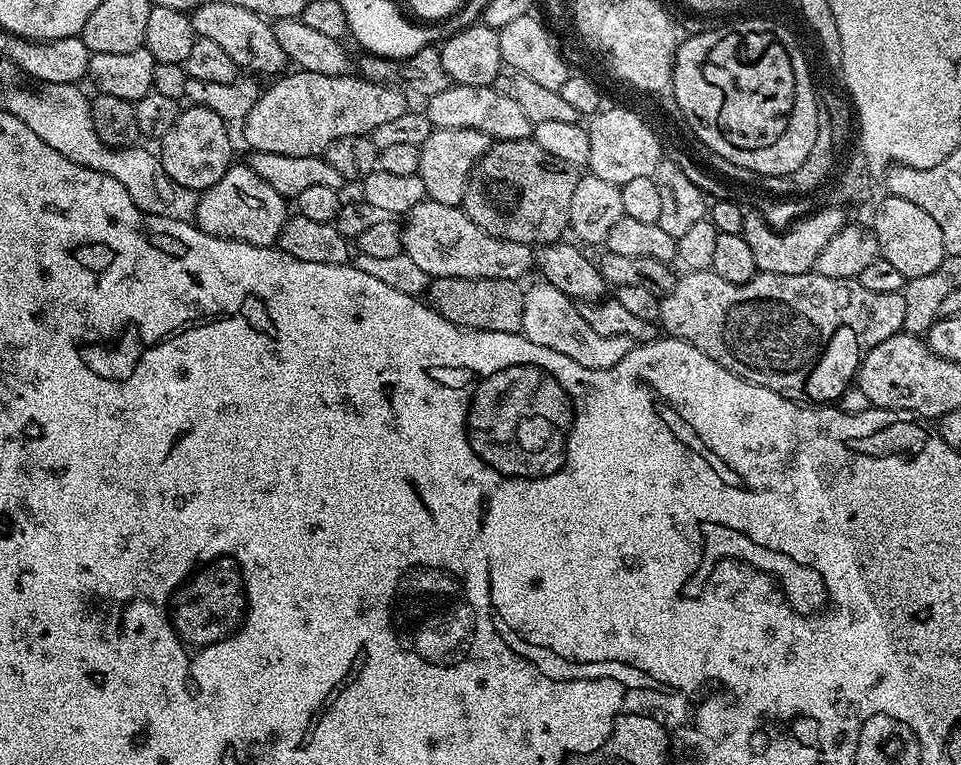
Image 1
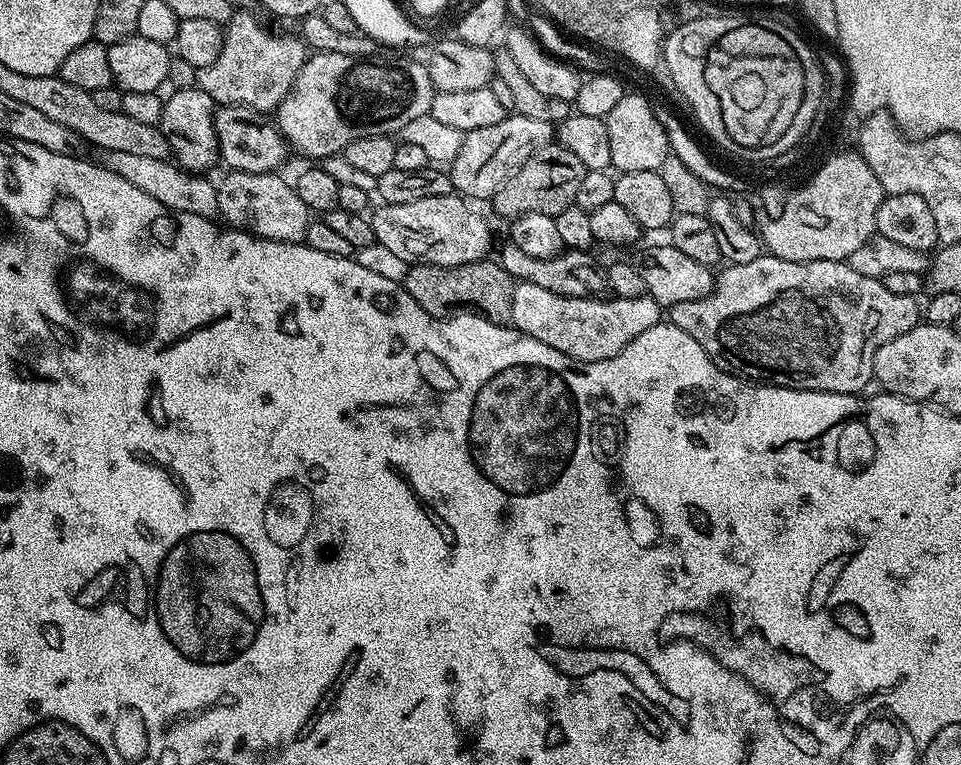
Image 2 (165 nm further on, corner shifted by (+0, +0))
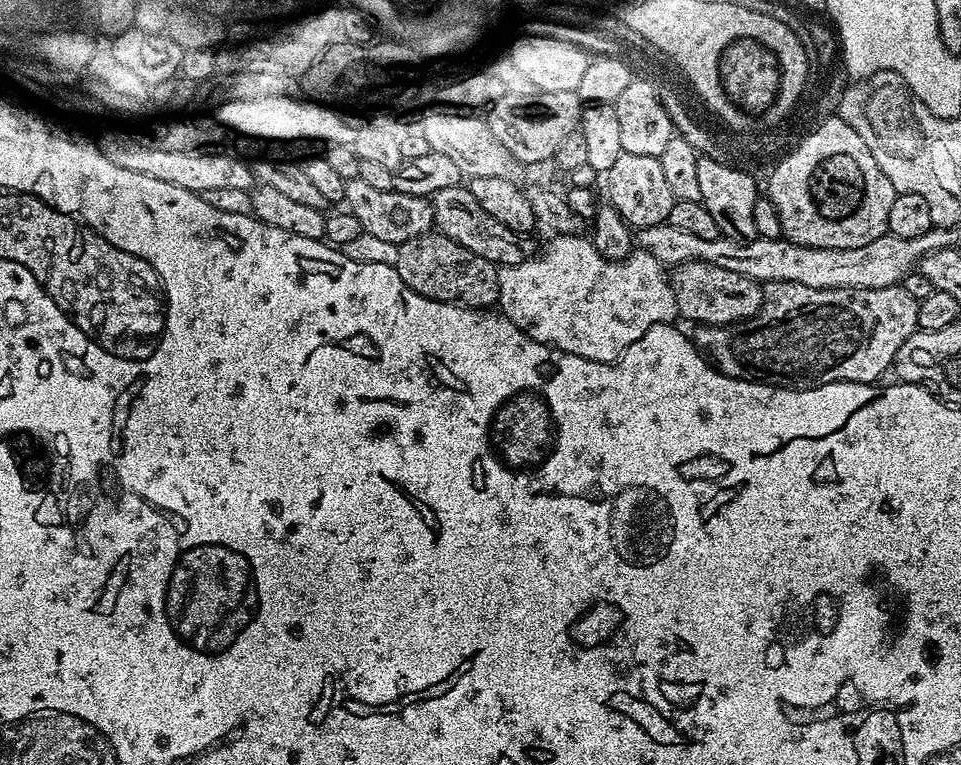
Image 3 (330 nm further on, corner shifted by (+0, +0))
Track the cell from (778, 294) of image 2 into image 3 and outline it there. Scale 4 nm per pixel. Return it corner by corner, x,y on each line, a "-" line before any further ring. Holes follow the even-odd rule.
777,280
764,288
764,305
749,320
739,320
737,324
702,324
695,329
694,343
701,353
722,374
733,376
739,380
755,380
761,384
775,384
782,388
817,388
823,384
833,384
839,380
875,385
879,381
882,370
893,367
896,355
906,338
910,338
918,329
918,301
910,298
902,286
895,288
815,288
802,286
798,282

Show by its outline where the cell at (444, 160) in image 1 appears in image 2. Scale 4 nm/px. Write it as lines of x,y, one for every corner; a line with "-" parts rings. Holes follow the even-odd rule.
515,114
505,115
504,120
495,126
465,132
462,150
458,150
450,165
452,187
469,201
491,201
507,176
517,172
539,148
545,148
553,140
553,124

